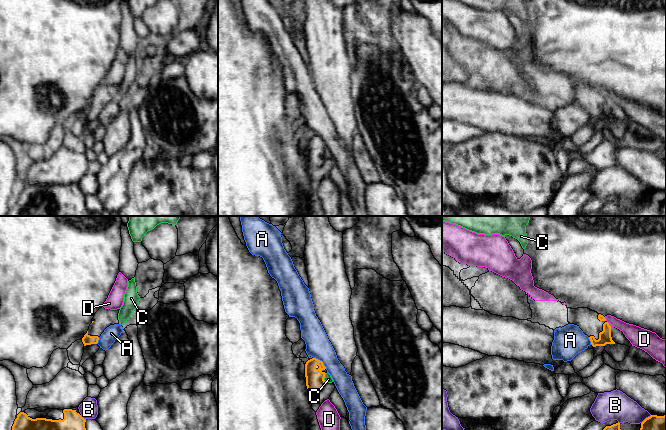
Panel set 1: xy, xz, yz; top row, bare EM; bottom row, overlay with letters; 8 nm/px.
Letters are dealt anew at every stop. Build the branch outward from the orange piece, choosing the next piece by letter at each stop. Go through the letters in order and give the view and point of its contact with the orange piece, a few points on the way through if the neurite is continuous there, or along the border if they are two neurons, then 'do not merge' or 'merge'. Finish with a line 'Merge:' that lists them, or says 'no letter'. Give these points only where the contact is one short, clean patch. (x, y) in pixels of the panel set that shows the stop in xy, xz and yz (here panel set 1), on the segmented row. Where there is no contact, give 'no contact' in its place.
A: meets orange in xz at (321, 361); border along xz (313, 357), (320, 360), (326, 368); do not merge
B: meets orange in yz at (646, 418); do not merge
C: meets orange in xz at (324, 377); border along xz (326, 373), (324, 382); do not merge
D: meets orange in yz at (607, 322); do not merge
Merge: no letter

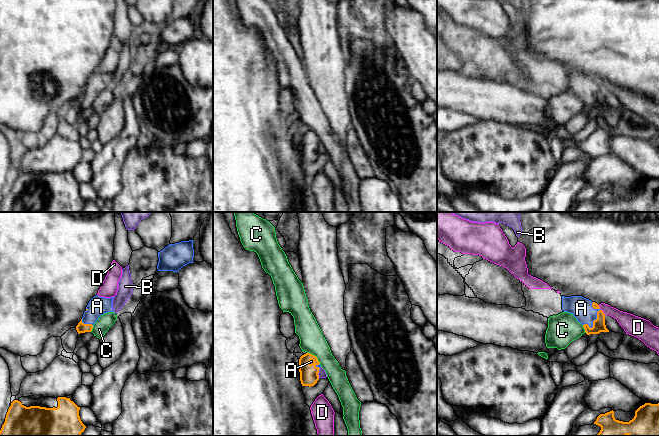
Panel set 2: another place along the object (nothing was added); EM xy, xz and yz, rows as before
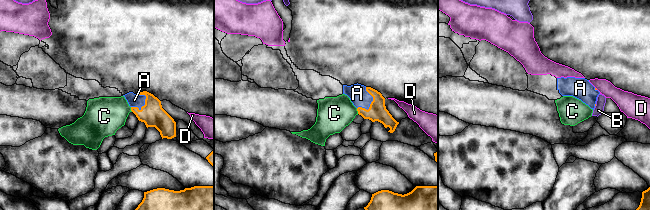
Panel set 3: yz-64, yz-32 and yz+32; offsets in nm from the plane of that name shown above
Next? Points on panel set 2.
A: meets orange in yz at (597, 314); runs through yz (599, 325), (597, 323), (597, 314), (589, 314), (581, 308); merge
B: meets orange in xz at (318, 372); border along xz (320, 368), (318, 377); do not merge
C: meets orange in xz at (315, 356); border along xz (307, 352), (314, 355), (320, 363); do not merge
D: meets orange in yz at (601, 310); do not merge
Merge: A

